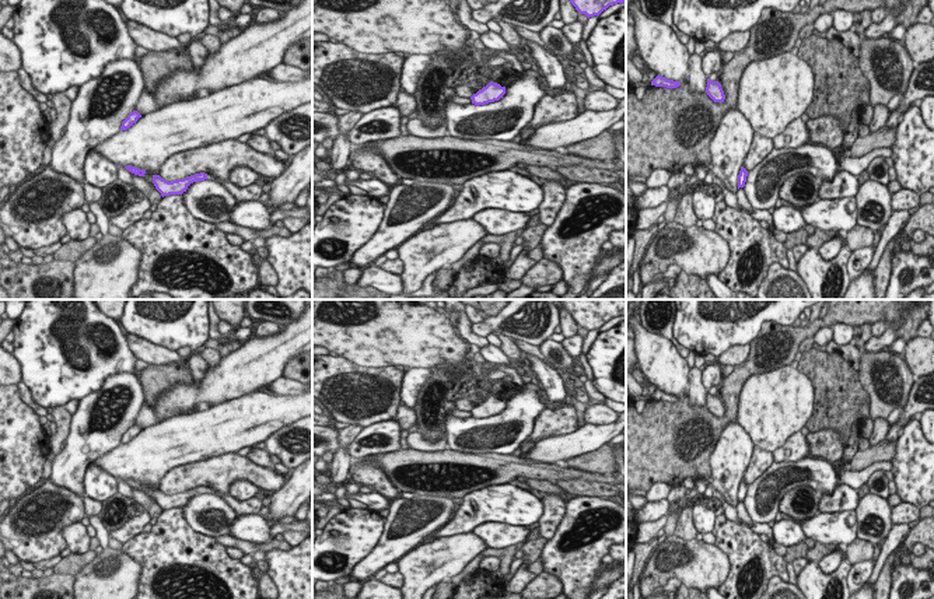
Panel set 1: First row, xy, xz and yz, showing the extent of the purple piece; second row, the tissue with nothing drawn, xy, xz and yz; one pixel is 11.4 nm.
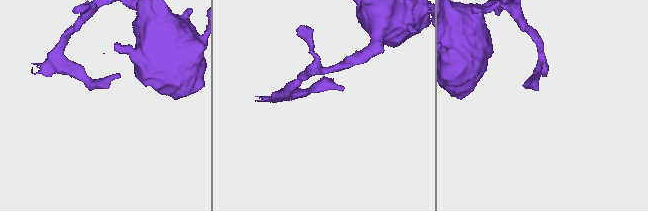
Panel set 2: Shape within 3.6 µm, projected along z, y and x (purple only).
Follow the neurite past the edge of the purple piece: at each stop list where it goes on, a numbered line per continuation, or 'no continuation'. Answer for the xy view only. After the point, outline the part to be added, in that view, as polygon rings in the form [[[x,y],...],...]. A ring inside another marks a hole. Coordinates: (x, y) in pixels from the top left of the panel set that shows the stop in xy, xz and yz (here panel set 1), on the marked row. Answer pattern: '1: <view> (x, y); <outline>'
1: xy (251, 192); [[[207,175],[209,181],[217,181],[220,183],[223,183],[237,199],[237,202],[246,202],[246,200],[259,200],[259,196],[263,193],[262,192],[262,186],[256,185],[256,183],[251,183],[245,188],[239,188],[238,185],[232,183],[231,181],[220,181],[217,178],[214,178],[213,175]]]

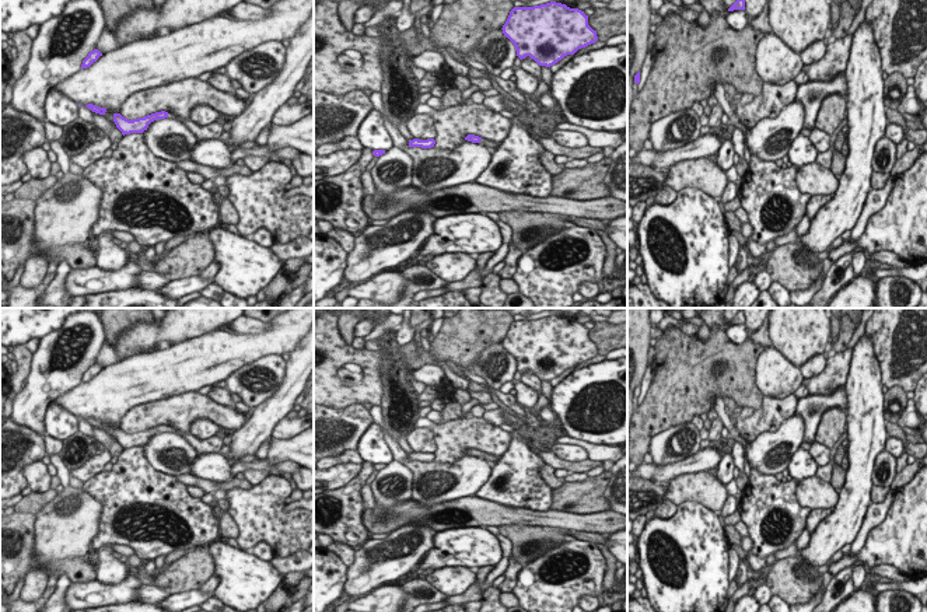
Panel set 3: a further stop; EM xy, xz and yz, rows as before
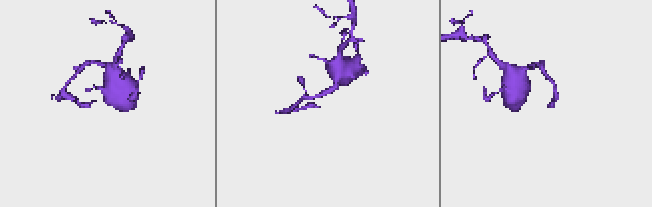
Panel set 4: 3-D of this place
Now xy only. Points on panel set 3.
1: xy (212, 130); [[[168,113],[169,119],[178,119],[181,122],[183,122],[197,137],[197,140],[207,140],[207,139],[220,139],[220,134],[224,132],[223,130],[223,125],[217,123],[217,122],[211,122],[206,126],[200,126],[199,123],[193,122],[192,119],[181,119],[178,116],[175,116],[174,113]]]

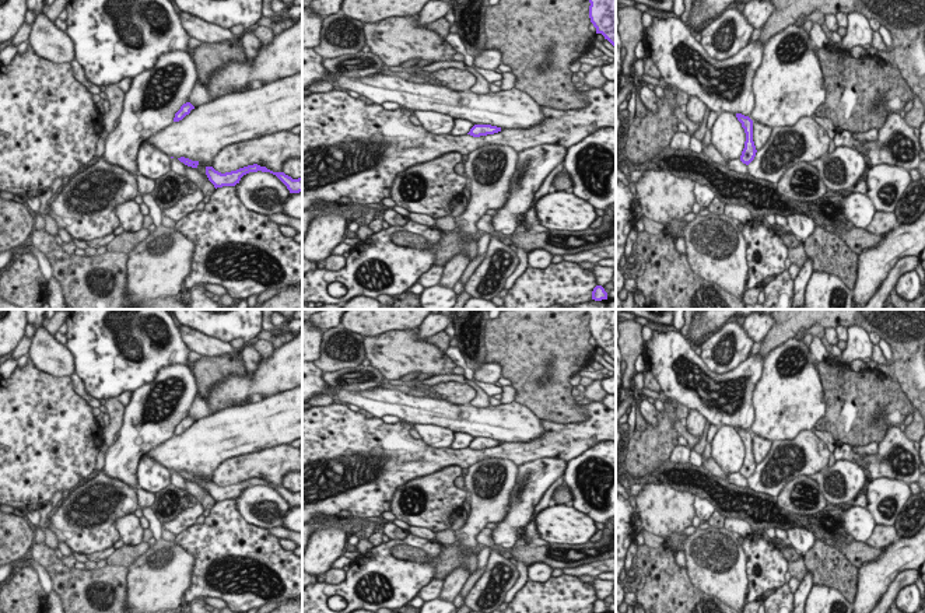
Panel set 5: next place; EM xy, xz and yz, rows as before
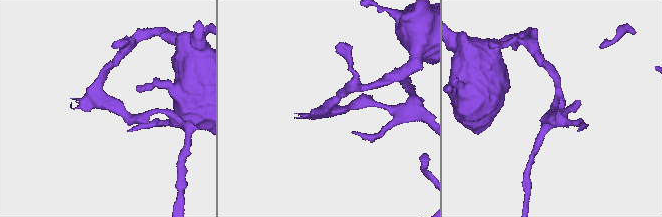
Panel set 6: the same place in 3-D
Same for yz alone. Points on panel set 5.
no continuation

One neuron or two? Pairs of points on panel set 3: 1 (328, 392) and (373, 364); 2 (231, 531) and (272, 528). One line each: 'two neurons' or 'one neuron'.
1: one neuron
2: two neurons

